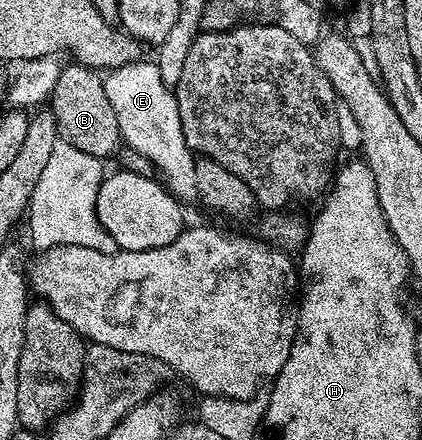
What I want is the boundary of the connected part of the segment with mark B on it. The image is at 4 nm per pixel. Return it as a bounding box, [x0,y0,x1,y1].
[49,63,121,159]

